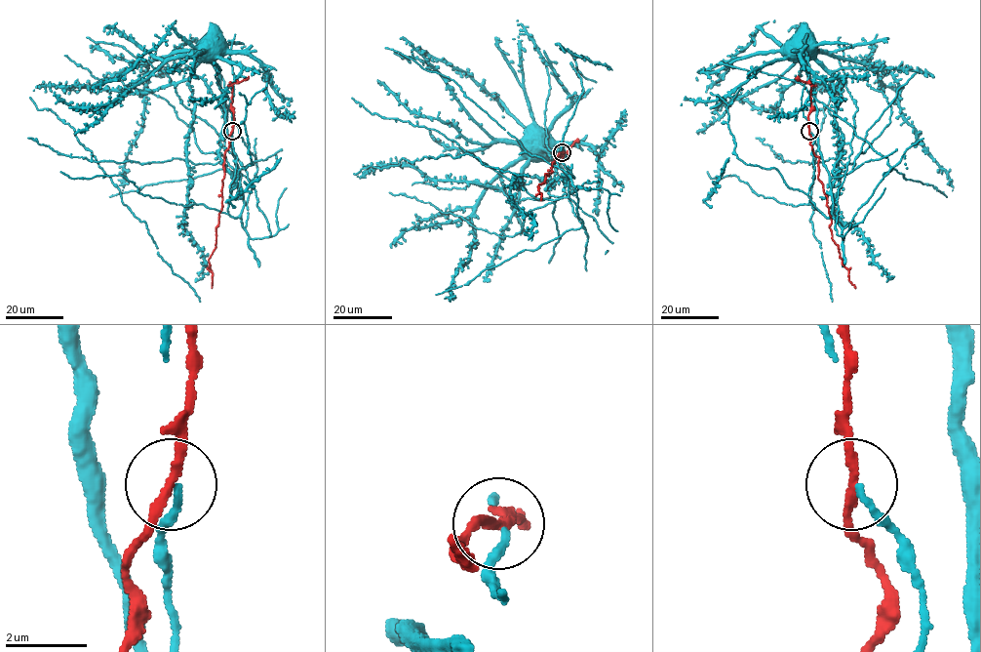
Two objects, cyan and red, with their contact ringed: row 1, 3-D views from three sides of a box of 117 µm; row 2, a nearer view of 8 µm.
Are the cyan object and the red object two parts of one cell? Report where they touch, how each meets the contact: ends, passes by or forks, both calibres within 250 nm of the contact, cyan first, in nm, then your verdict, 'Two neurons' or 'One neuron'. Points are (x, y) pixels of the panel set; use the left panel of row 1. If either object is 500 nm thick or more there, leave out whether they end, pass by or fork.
Place: (232, 131). At the ring cyan ends. At the ring red passes by. Thickness 160 nm (cyan) against 200 nm. Two neurons

